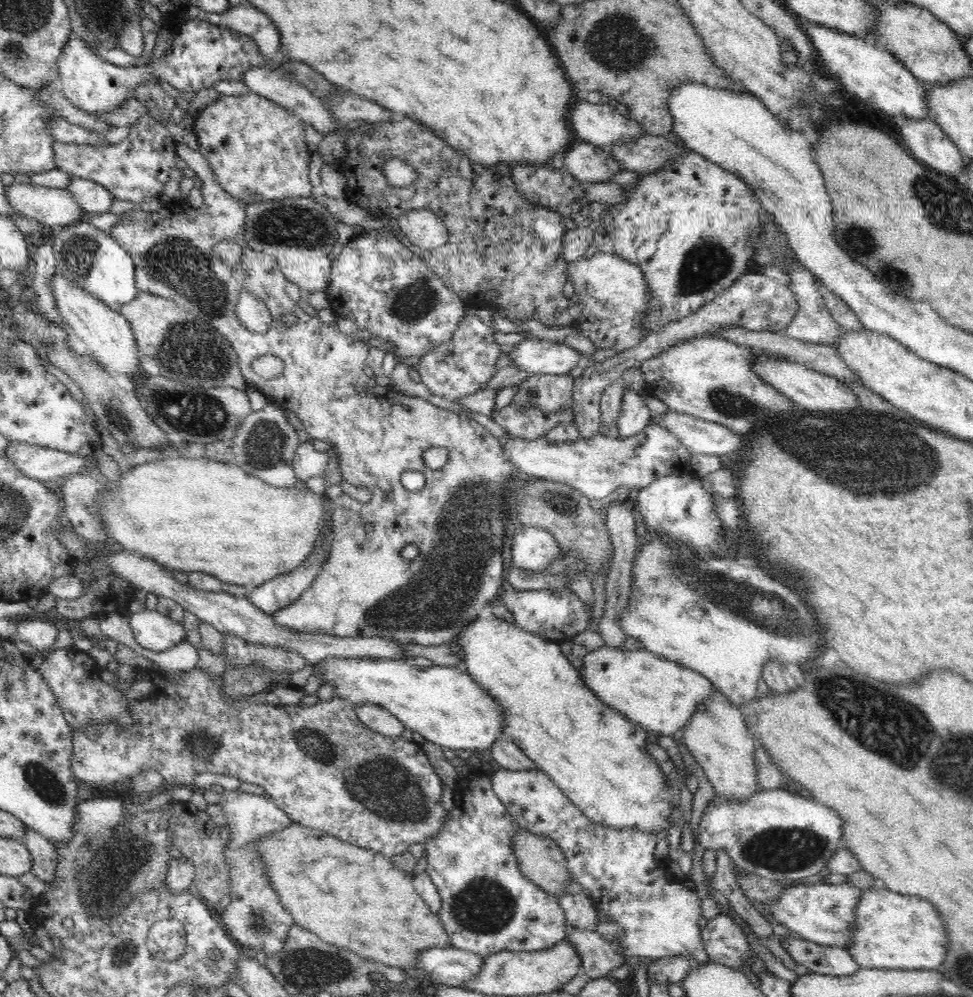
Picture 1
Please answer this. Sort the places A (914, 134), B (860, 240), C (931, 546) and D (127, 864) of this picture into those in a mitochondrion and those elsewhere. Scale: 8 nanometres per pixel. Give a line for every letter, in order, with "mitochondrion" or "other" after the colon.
A: other
B: mitochondrion
C: other
D: mitochondrion

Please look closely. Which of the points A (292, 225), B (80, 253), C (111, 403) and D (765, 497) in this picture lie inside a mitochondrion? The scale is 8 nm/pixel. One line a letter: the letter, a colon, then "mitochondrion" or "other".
A: mitochondrion
B: mitochondrion
C: mitochondrion
D: other

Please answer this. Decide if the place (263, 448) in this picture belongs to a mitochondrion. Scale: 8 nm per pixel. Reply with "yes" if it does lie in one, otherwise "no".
yes

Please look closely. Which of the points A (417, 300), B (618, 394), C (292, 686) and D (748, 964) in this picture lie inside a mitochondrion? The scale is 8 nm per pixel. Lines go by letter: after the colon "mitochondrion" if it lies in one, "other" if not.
A: mitochondrion
B: other
C: other
D: other

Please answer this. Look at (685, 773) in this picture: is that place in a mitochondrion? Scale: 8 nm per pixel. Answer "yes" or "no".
no

